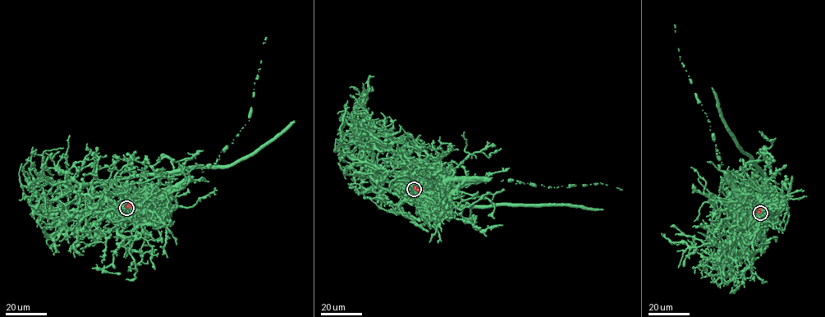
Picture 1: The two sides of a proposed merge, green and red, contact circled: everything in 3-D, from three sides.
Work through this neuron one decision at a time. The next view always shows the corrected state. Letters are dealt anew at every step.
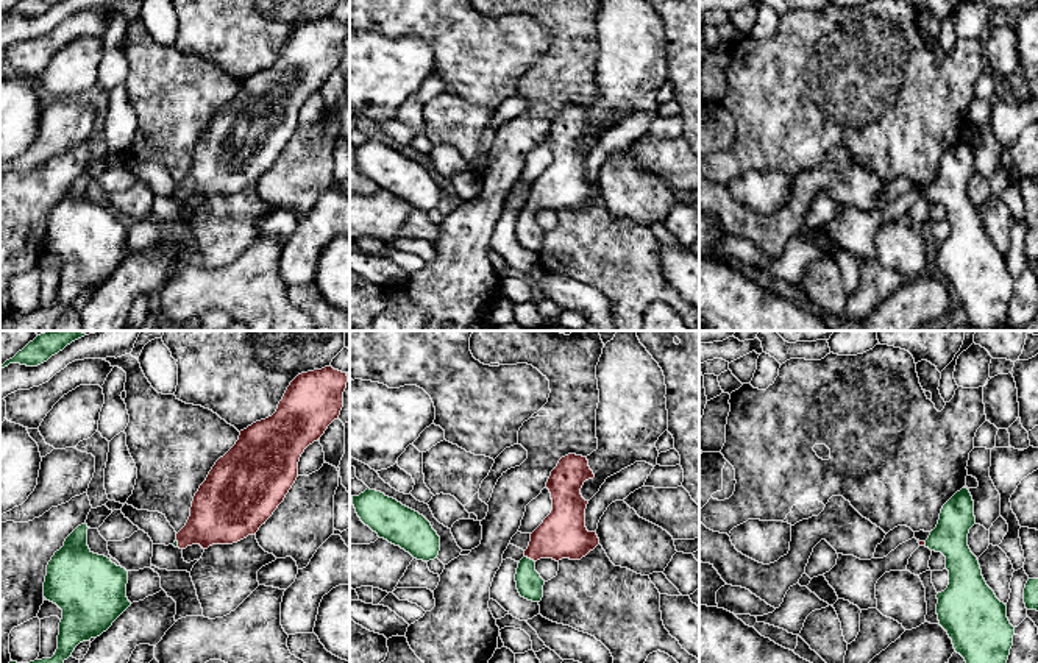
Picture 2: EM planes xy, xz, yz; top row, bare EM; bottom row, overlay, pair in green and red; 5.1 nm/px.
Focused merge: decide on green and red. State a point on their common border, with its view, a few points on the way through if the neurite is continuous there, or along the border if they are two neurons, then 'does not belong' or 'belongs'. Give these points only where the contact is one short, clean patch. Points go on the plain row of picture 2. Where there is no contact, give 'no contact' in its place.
xz (529, 209) | across xz (529, 234), (529, 209), (548, 191), (562, 184) | belongs

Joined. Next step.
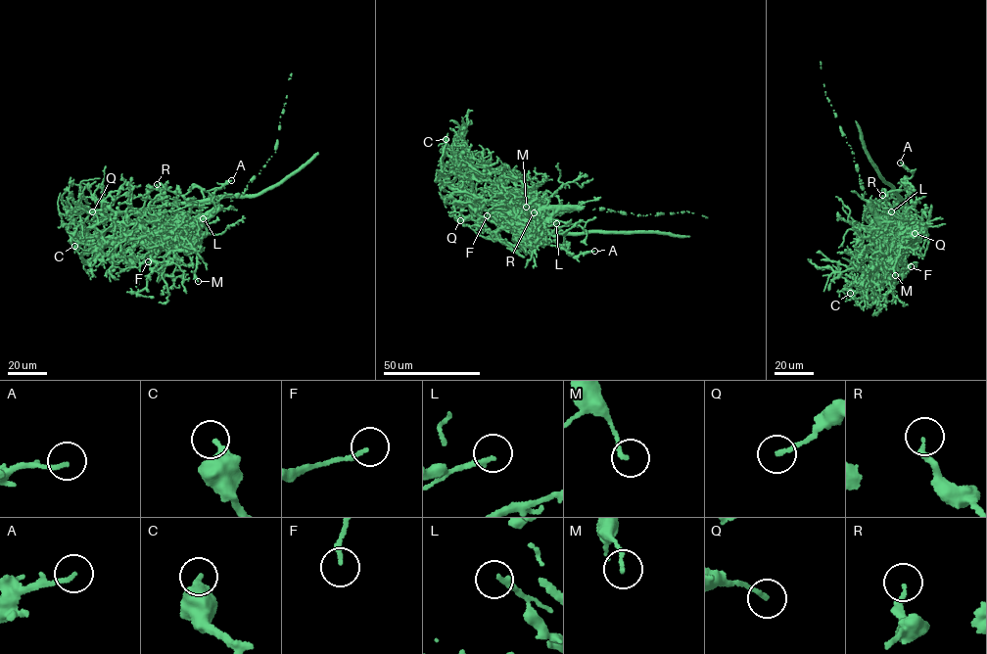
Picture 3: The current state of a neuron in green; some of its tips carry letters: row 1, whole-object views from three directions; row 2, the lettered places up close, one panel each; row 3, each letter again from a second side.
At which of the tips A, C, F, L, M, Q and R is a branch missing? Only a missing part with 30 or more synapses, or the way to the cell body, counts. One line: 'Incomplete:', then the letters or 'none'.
Incomplete: none

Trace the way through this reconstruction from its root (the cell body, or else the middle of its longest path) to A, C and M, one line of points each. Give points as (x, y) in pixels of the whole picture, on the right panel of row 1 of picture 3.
A: (884, 222), (891, 232), (903, 227), (912, 204), (904, 184), (905, 177), (911, 178), (913, 174), (900, 163)
C: (884, 222), (883, 234), (894, 247), (895, 280), (892, 288), (870, 300), (854, 299), (850, 293)
M: (884, 222), (888, 220), (896, 224), (907, 238), (894, 264), (895, 275)

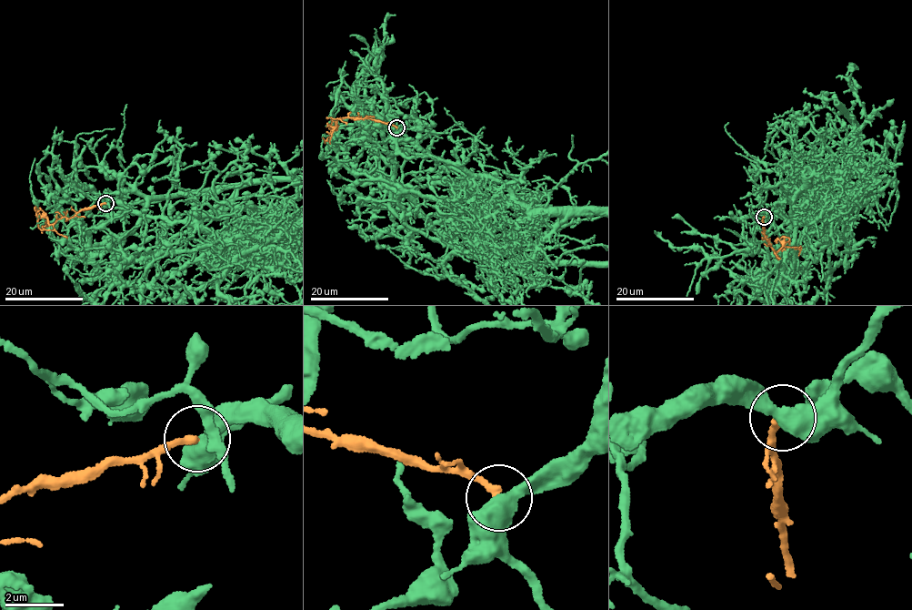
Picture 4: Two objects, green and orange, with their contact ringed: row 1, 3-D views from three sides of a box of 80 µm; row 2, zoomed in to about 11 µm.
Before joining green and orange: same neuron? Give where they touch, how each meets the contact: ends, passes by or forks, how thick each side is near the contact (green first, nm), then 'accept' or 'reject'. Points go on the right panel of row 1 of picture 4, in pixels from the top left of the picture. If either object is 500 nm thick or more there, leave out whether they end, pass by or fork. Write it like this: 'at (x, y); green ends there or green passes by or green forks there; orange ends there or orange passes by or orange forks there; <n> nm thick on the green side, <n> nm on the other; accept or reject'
at (764, 217); 550 nm thick on the green side, 240 nm on the other; reject

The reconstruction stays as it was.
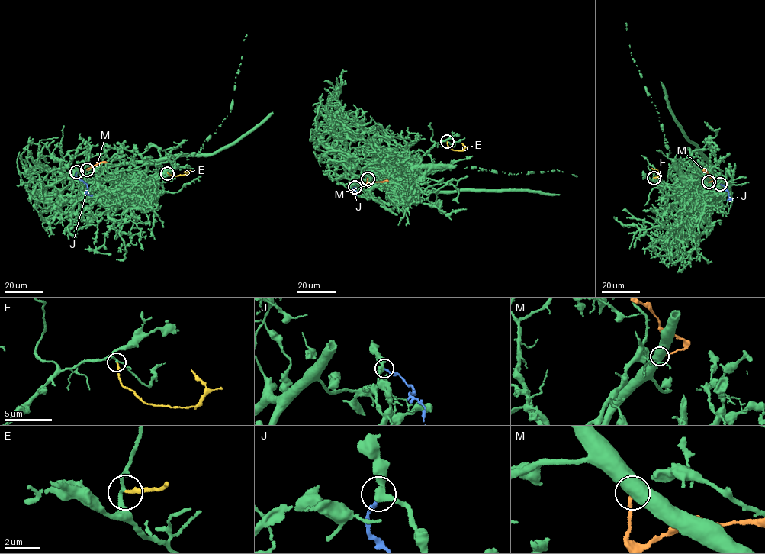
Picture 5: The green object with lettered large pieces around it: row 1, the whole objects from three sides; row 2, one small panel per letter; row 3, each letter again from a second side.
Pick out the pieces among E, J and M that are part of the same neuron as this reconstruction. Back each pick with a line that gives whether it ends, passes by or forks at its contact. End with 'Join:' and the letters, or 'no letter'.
E: it ends
Join: E

